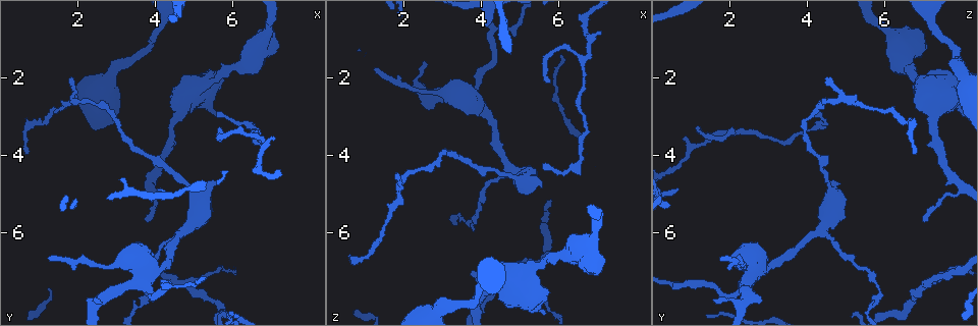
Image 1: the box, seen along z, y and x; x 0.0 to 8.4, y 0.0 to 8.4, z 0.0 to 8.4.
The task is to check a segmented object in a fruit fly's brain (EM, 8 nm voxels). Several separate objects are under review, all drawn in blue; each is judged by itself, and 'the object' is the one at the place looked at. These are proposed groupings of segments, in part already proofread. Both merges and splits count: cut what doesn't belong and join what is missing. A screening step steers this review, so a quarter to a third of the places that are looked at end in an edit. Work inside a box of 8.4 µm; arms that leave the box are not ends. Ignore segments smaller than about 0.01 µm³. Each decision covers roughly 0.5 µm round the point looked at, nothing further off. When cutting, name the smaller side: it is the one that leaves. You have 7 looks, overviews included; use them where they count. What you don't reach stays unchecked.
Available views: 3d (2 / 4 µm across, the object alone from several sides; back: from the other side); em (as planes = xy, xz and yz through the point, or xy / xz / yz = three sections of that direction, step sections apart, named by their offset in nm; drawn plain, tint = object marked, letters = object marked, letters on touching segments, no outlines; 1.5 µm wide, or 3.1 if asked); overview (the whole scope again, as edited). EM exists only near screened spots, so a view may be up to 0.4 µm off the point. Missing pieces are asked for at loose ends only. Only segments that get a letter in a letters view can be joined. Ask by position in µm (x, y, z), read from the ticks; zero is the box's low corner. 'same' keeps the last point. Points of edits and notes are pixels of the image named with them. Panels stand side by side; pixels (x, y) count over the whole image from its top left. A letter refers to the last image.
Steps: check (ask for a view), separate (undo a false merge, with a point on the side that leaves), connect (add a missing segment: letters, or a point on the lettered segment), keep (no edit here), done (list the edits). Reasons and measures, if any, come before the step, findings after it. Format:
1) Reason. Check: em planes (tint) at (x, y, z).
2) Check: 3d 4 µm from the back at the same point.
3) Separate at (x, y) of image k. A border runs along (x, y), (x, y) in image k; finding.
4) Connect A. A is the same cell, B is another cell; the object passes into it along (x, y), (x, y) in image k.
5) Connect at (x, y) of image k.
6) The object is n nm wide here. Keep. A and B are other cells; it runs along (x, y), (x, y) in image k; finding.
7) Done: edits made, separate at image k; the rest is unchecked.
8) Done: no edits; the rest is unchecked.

Sudden change in width. Check: em planes (tint) at (2.75, 6.85, 2.40).

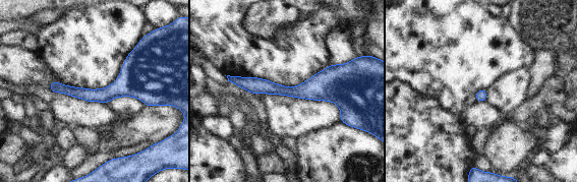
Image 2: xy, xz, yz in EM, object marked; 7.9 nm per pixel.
Check: em planes (letters) at the same point.

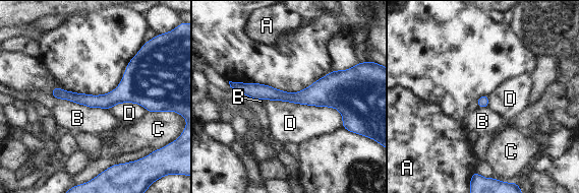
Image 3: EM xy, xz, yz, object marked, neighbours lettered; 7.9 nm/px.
The object is 80 nm wide here. Keep. A, B, C and D are other cells; a border runs along (264, 99), (332, 106), (343, 127) in image 3; all the same neuron.

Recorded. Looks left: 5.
Sharp bend. Check: 3d 4 µm at (4.25, 7.30, 0.80).

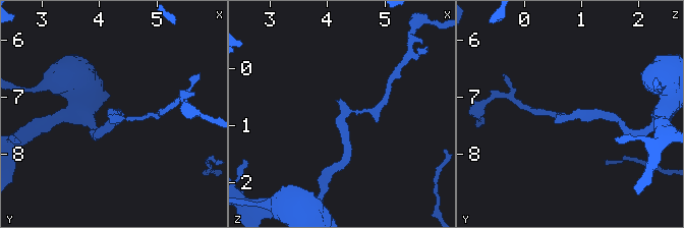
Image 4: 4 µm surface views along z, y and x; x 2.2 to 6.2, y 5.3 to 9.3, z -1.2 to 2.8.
Check: em yz step 4 (letters) at (4.25, 7.35, 0.85).

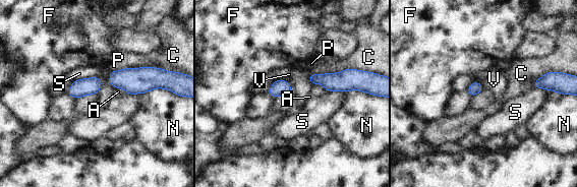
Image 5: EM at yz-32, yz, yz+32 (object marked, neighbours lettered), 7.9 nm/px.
The object is 70 nm wide here. Keep. A, C, F, N, P, S and V are other cells; a border runs along (115, 87), (123, 88) in image 5; one neuron here.

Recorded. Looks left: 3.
Branch stops here. Check: em planes (tint) at (3.75, 5.70, 7.00).

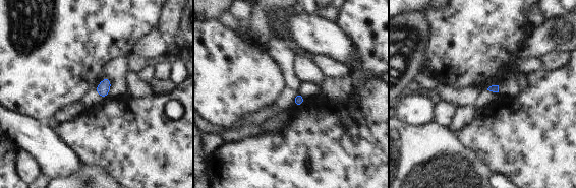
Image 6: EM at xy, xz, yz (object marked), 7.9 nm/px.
See the neighbours. Check: em planes (letters) at the same point.

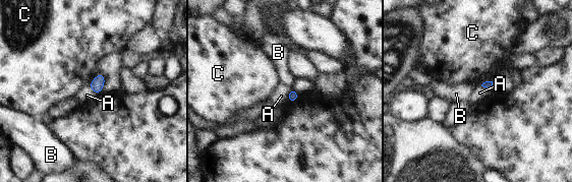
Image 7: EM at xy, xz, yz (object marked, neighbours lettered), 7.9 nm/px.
The longest contact is with A, 110 nm. Keep. A, B and C are other cells; no lettered segment goes on from it.

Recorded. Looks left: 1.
Done: no edits; the rest is unchecked.

